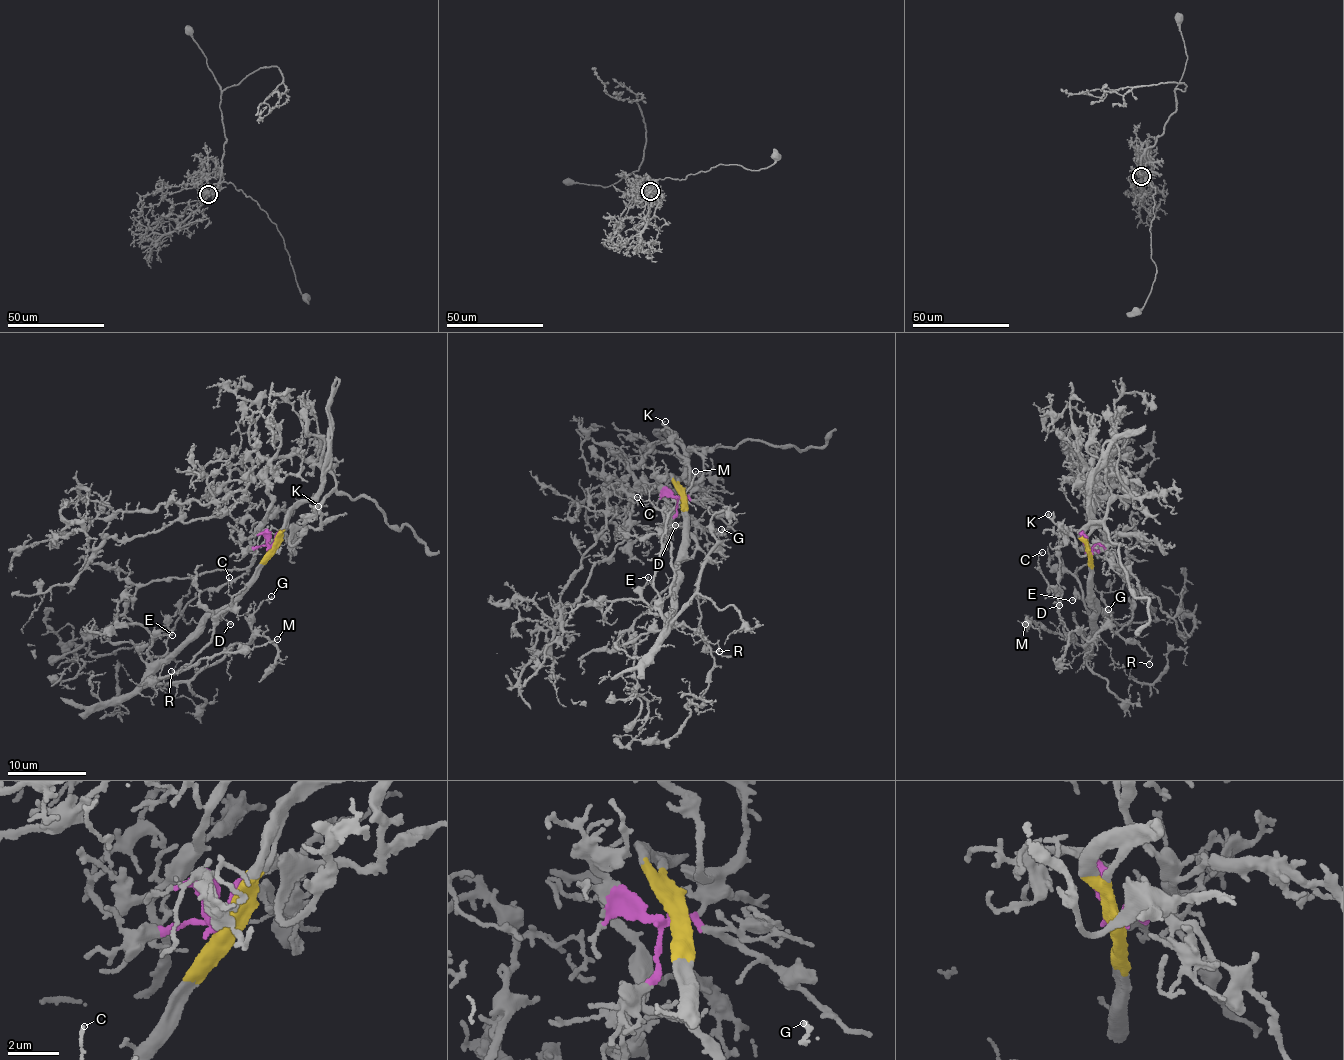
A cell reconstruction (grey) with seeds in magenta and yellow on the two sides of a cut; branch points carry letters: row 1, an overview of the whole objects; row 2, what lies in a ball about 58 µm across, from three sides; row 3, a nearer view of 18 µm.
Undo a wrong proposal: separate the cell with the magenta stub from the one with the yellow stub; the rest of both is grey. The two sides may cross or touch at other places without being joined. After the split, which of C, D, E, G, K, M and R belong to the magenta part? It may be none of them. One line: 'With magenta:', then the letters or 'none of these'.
With magenta: K

